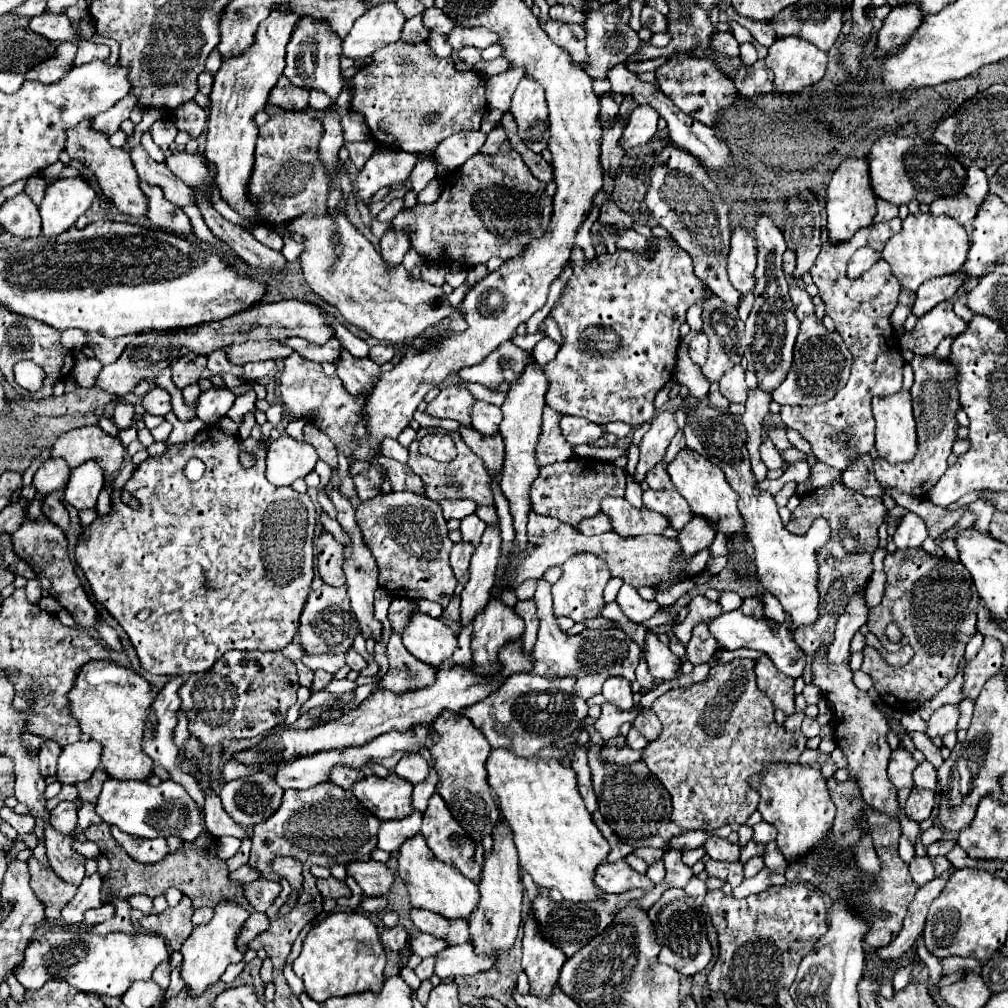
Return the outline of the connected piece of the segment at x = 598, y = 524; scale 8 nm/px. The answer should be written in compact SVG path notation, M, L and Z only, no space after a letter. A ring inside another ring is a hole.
M598 513L596 517L584 519L578 525L578 531L584 533L584 535L596 535L596 533L604 533L604 531L610 531L610 529L612 529L612 521L608 521L608 517L604 517L604 513Z

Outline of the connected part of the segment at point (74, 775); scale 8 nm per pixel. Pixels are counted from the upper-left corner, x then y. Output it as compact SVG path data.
M78 741L72 745L62 747L58 757L58 771L56 779L60 783L80 783L92 777L94 769L100 763L100 745L96 741Z

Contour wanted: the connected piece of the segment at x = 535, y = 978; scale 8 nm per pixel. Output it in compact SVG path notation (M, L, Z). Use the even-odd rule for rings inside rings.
M528 917L524 925L524 955L522 967L530 981L530 993L536 997L548 997L552 989L558 985L560 969L566 961L564 953L544 941L536 929L536 921Z

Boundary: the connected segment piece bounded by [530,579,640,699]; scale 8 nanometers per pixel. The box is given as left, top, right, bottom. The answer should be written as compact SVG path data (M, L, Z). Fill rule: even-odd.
M536 579L534 603L540 619L538 639L532 651L532 675L540 677L576 677L576 695L580 699L590 699L600 693L602 683L608 677L626 677L634 681L634 669L638 665L640 647L620 629L586 629L578 635L570 635L560 629L558 617L552 611L550 583L546 579Z

